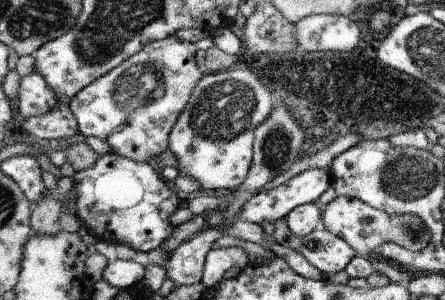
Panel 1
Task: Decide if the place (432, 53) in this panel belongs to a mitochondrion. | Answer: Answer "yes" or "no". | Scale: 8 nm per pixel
yes

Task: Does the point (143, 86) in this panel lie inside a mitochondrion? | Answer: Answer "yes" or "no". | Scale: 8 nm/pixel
yes

